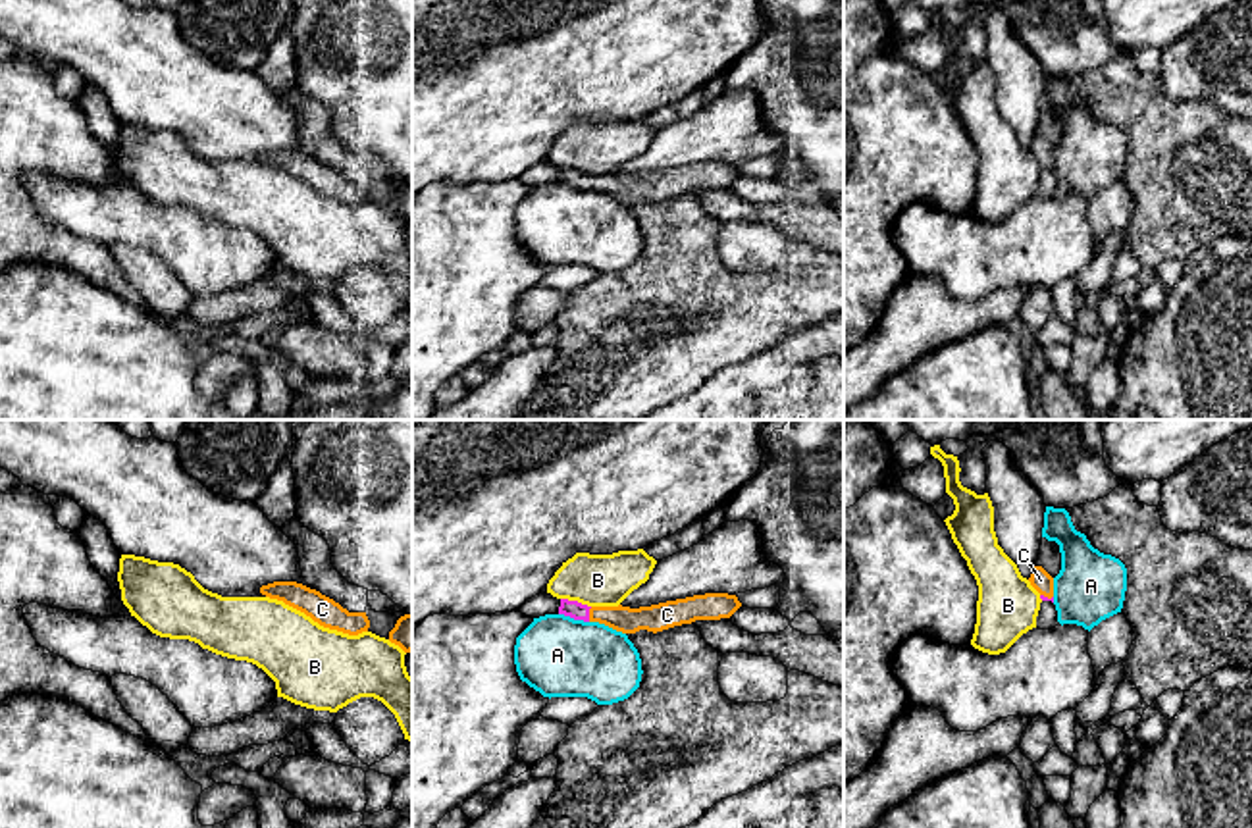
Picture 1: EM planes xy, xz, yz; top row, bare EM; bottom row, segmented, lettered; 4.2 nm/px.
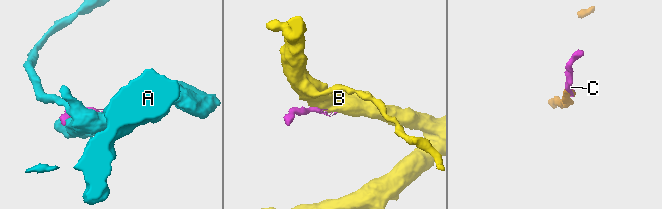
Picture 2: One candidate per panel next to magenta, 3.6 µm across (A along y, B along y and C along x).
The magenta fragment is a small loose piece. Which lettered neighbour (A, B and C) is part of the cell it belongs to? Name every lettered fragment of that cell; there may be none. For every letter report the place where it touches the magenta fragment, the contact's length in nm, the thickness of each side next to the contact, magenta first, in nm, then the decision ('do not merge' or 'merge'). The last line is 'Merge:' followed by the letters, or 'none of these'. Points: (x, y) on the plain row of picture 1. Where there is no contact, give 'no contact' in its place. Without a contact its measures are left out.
A: xz (574, 187) | 130 nm | 70/340 nm | do not merge
B: xz (576, 170) | 130 nm | 70/220 nm | do not merge
C: xz (588, 183) | 70 nm | 70/110 nm | merge
Merge: C

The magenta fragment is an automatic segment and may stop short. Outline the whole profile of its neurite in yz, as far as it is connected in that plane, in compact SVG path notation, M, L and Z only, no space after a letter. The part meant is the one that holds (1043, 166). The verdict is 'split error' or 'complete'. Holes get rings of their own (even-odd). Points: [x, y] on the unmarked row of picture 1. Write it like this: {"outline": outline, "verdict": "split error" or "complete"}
{"outline": "M1034 135L1029 150L1040 162L1042 169L1054 171L1054 146L1042 135Z", "verdict": "split error"}

